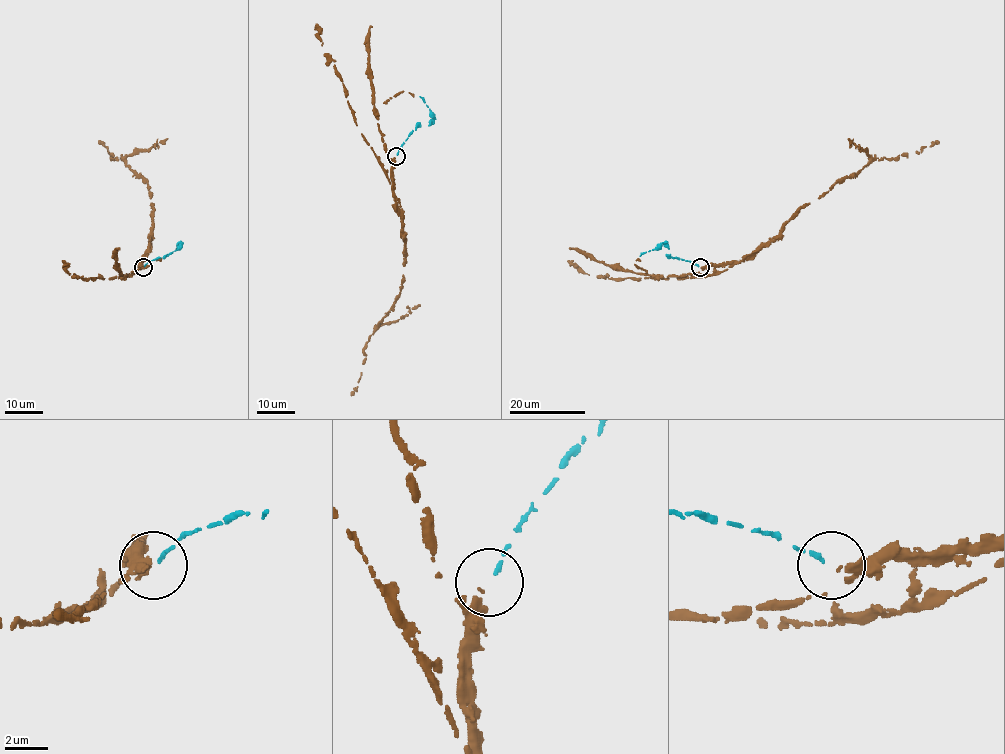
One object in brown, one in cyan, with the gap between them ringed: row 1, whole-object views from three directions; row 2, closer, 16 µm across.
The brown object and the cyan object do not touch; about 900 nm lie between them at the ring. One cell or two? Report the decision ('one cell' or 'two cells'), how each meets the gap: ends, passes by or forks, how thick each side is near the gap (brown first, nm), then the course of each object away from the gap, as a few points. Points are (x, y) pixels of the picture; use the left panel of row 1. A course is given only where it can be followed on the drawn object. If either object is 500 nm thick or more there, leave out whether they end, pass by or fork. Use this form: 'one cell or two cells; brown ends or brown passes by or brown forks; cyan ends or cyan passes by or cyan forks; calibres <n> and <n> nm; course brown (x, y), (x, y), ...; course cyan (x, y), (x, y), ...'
one cell; brown ends; cyan ends; calibres 320 and 200 nm; course brown (142, 267), (140, 264), (152, 234), (153, 211), (148, 184), (120, 158), (111, 158), (113, 155), (99, 142); course cyan (144, 266), (150, 260), (167, 255), (179, 243), (180, 247), (167, 256)

